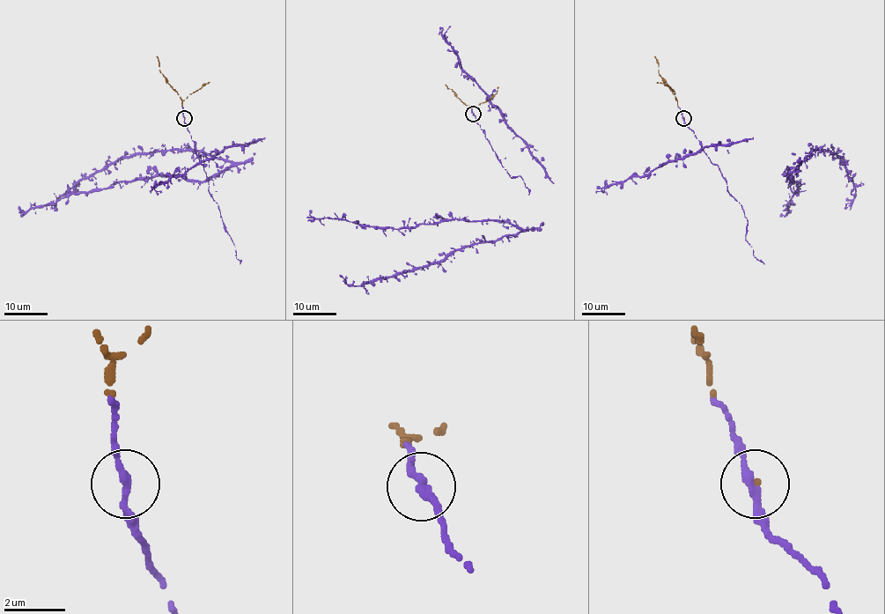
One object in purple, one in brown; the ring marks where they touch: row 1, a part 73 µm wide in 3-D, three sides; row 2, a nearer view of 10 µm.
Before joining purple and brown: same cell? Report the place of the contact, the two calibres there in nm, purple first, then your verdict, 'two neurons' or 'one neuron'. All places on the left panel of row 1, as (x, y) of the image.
place (184, 118); calibres 260 and 100 nm; one neuron

